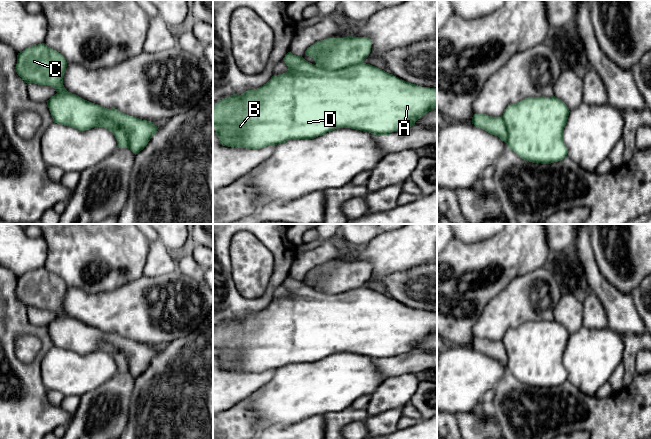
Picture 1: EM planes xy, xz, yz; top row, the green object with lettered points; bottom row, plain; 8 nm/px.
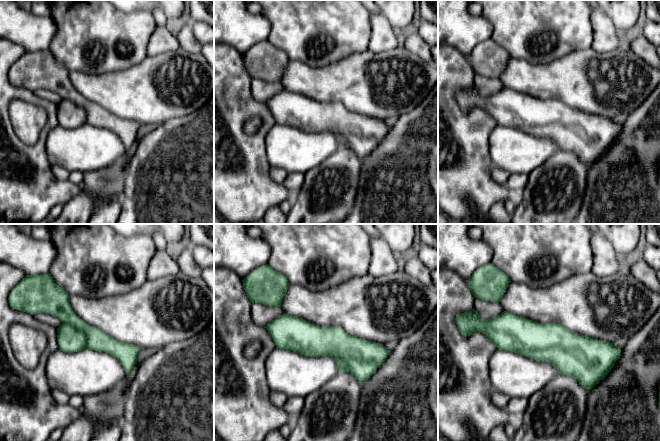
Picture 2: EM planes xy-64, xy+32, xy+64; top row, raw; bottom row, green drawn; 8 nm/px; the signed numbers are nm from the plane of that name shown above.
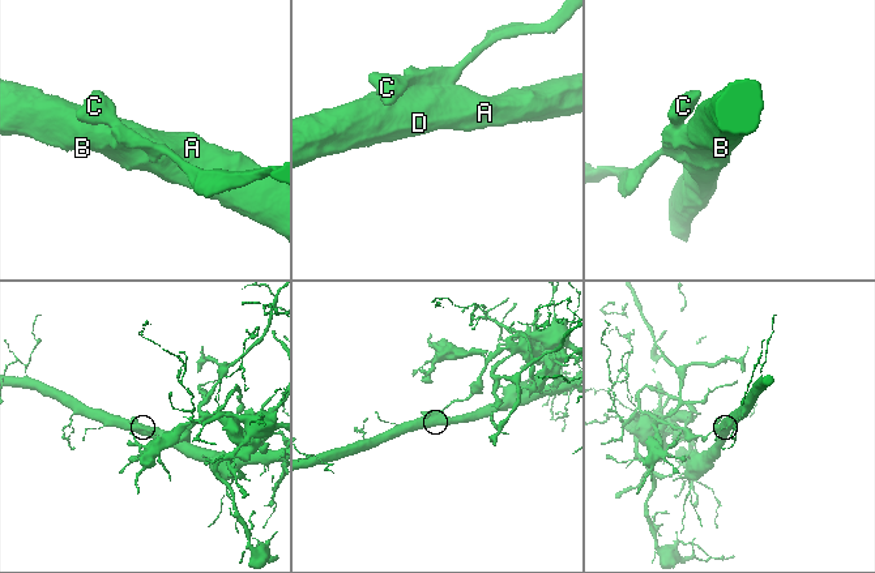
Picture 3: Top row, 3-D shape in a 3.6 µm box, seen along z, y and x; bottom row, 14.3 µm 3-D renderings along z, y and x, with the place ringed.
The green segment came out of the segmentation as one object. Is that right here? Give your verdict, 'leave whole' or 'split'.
split

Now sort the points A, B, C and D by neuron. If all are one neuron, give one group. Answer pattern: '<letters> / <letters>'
A B D / C

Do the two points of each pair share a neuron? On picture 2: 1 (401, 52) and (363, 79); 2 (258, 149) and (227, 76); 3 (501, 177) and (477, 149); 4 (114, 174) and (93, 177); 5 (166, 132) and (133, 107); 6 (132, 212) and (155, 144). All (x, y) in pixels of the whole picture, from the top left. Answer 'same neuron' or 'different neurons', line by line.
1: same neuron
2: same neuron
3: different neurons
4: same neuron
5: different neurons
6: same neuron

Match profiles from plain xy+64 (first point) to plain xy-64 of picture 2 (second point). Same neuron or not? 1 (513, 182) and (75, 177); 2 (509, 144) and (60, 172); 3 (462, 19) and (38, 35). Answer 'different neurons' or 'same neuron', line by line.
1: same neuron
2: different neurons
3: same neuron

